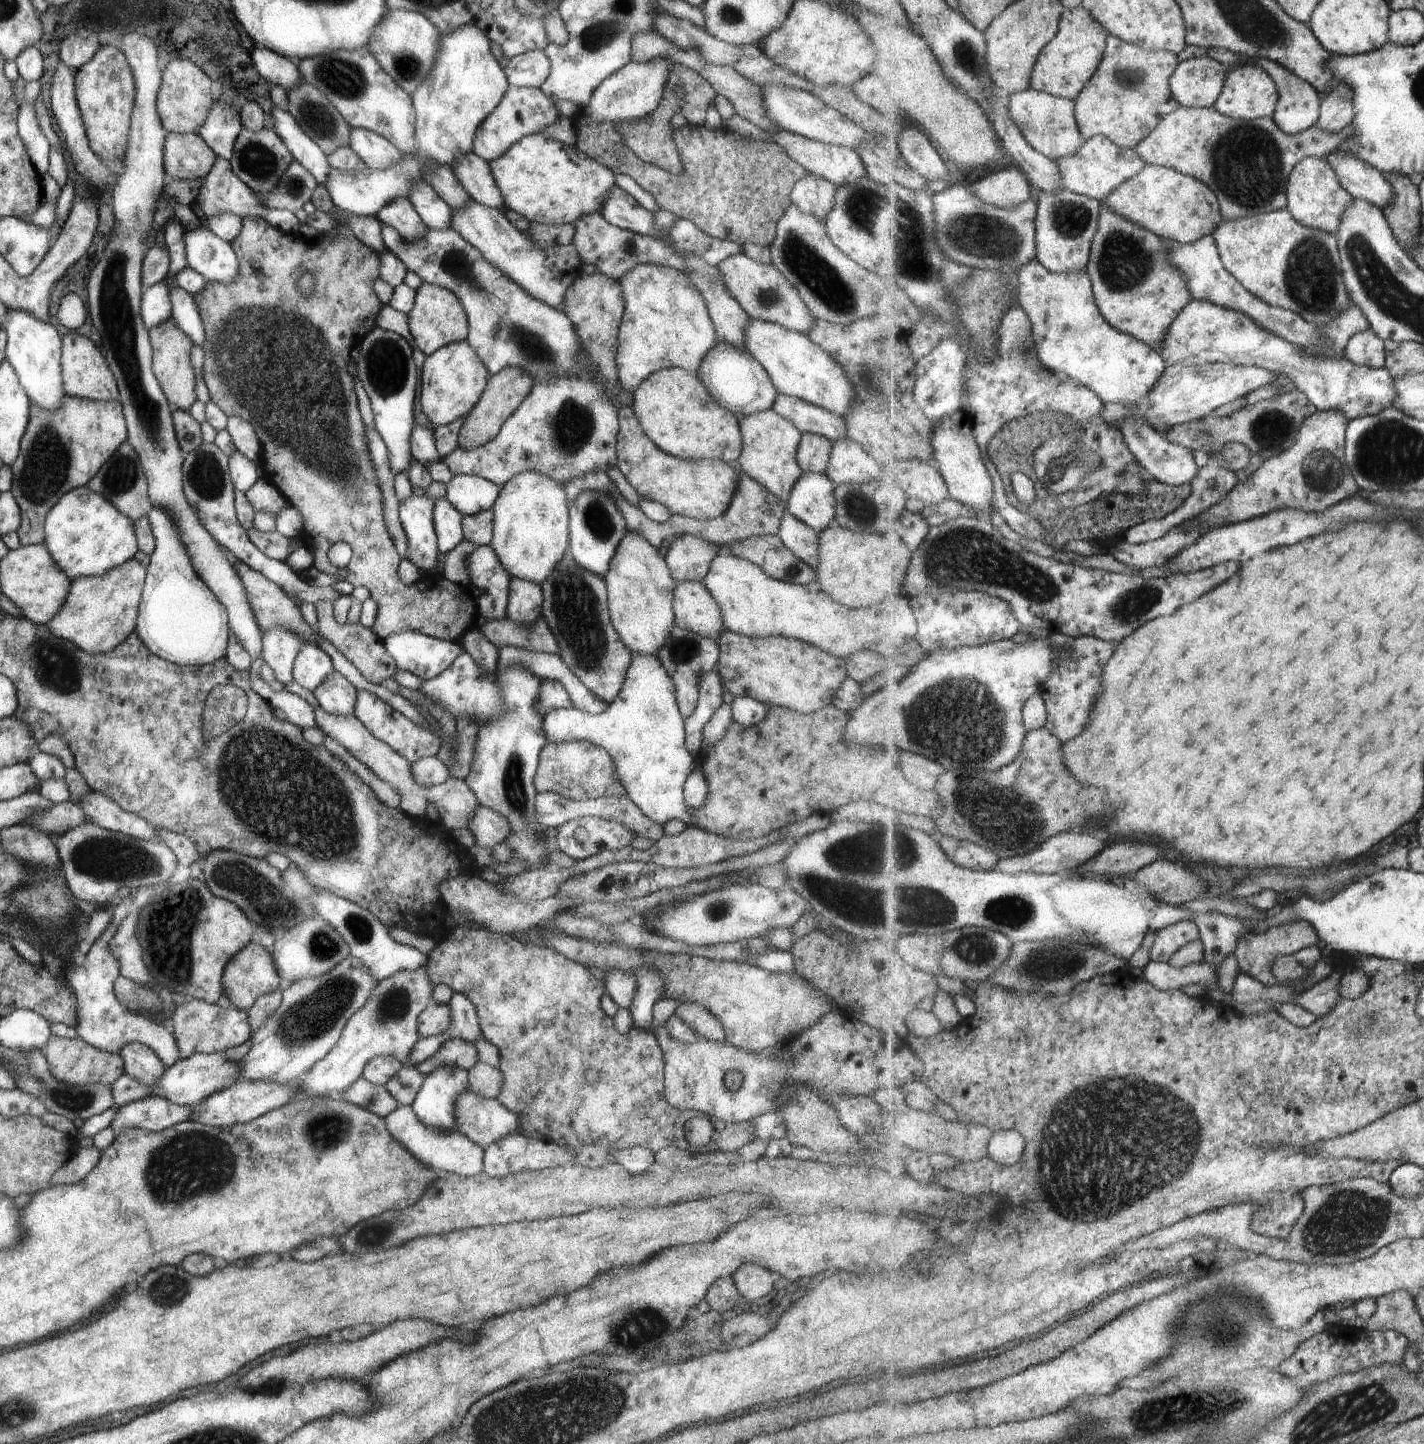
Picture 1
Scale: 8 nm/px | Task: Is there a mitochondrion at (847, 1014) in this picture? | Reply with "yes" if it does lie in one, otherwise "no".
no

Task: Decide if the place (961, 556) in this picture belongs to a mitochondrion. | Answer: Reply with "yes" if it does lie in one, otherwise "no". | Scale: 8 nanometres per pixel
yes

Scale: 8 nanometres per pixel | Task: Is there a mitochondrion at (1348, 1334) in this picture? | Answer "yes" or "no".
no

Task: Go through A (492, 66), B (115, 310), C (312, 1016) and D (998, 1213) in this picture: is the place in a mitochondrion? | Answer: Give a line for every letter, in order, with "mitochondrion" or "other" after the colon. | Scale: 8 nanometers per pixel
A: other
B: mitochondrion
C: mitochondrion
D: other

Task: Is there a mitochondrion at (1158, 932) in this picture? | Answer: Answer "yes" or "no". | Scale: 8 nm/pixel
no

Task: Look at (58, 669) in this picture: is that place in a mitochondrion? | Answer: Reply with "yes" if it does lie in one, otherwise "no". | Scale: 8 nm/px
yes

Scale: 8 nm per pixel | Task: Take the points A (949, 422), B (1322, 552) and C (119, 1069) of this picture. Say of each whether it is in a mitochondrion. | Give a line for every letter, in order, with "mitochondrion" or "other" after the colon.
A: other
B: other
C: other

